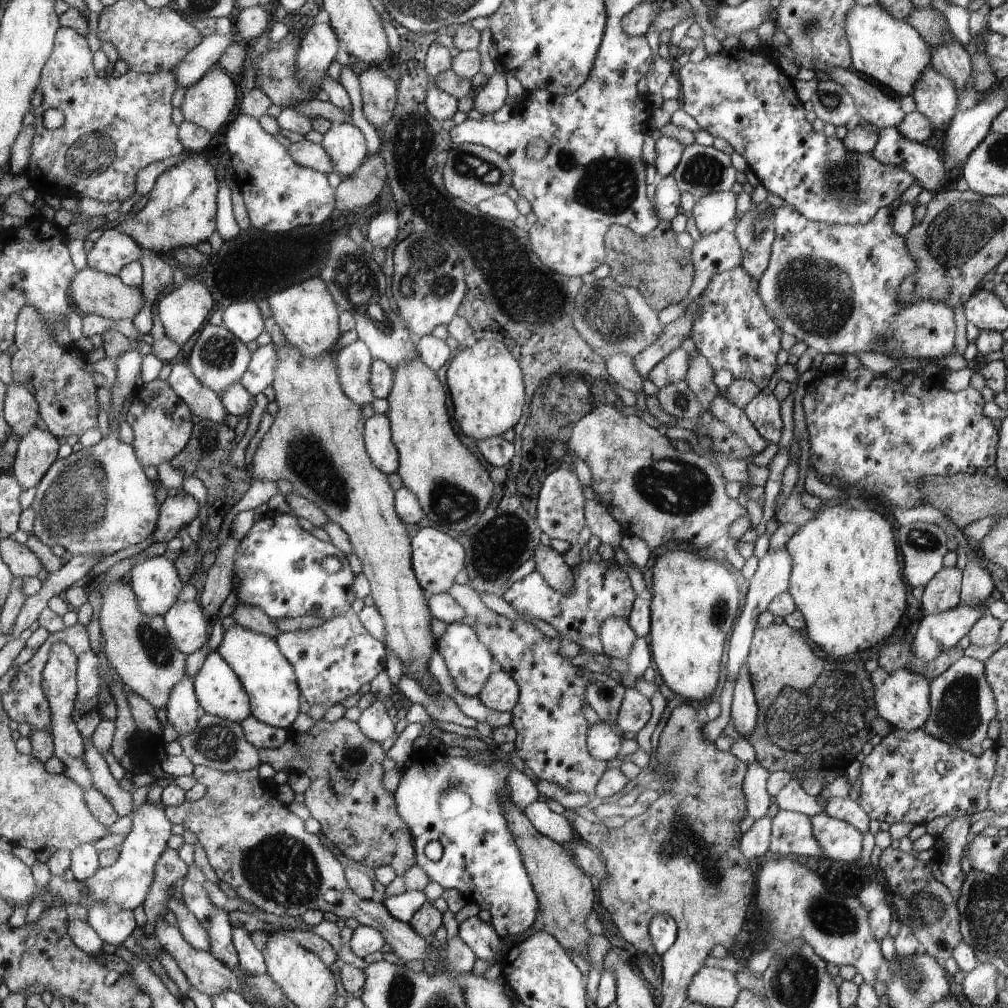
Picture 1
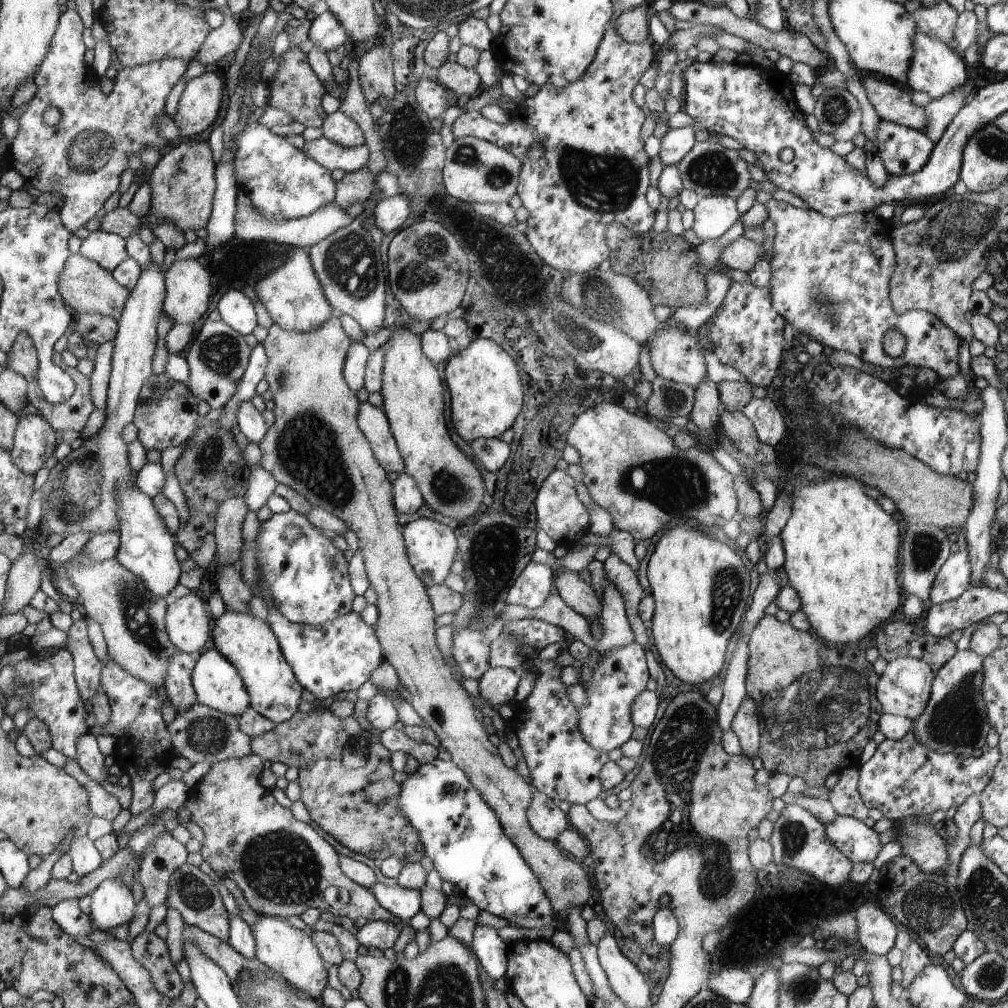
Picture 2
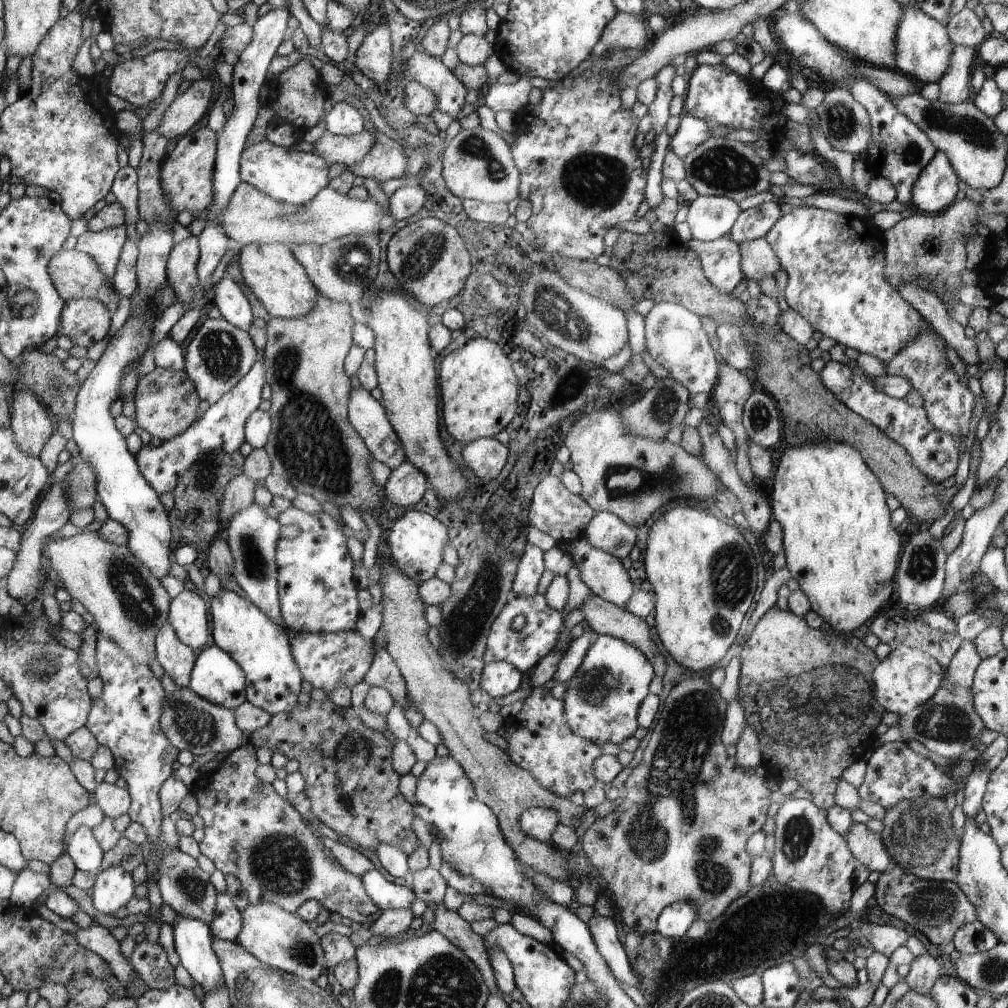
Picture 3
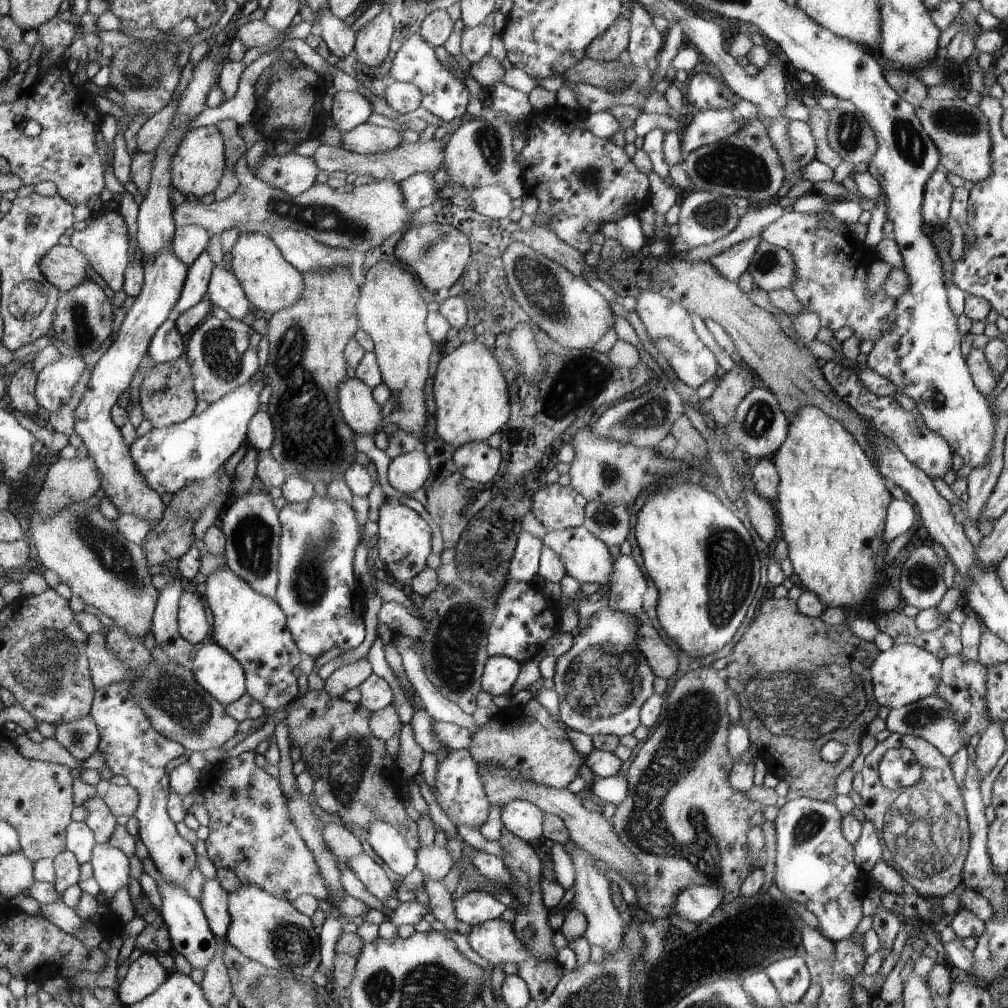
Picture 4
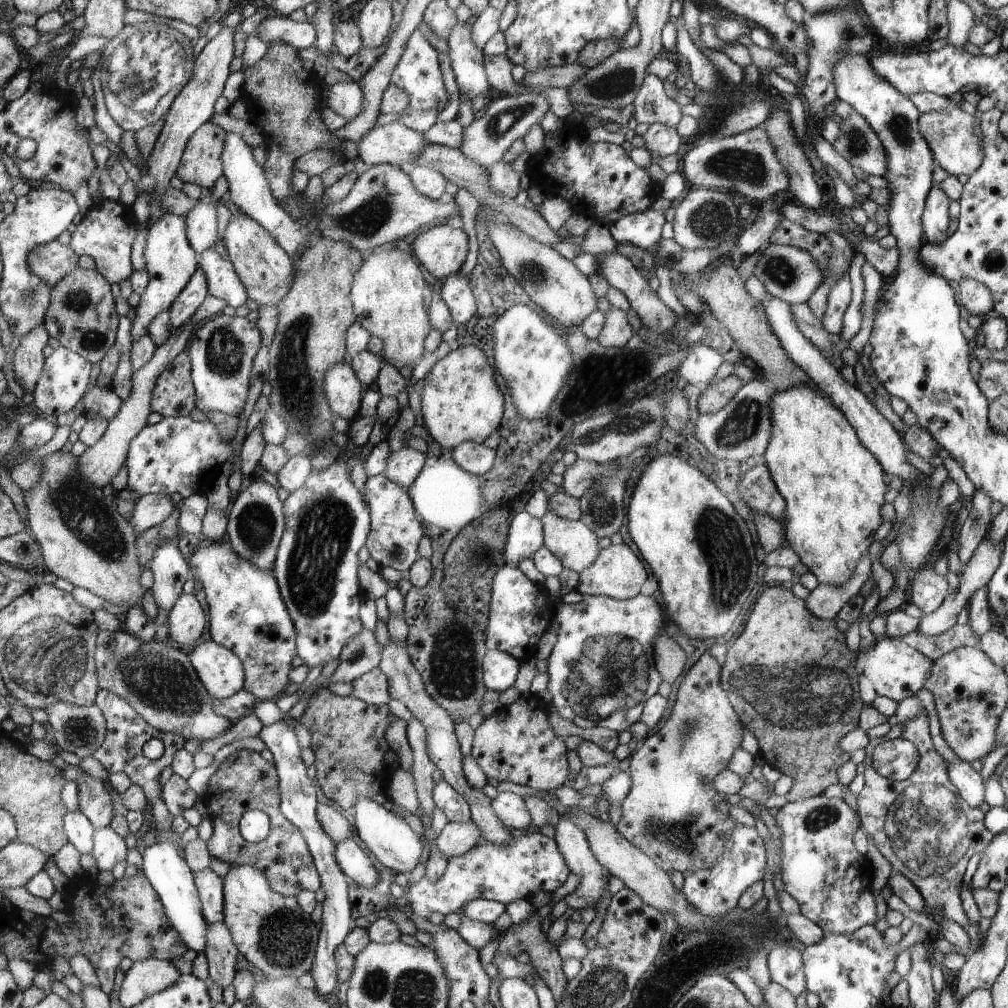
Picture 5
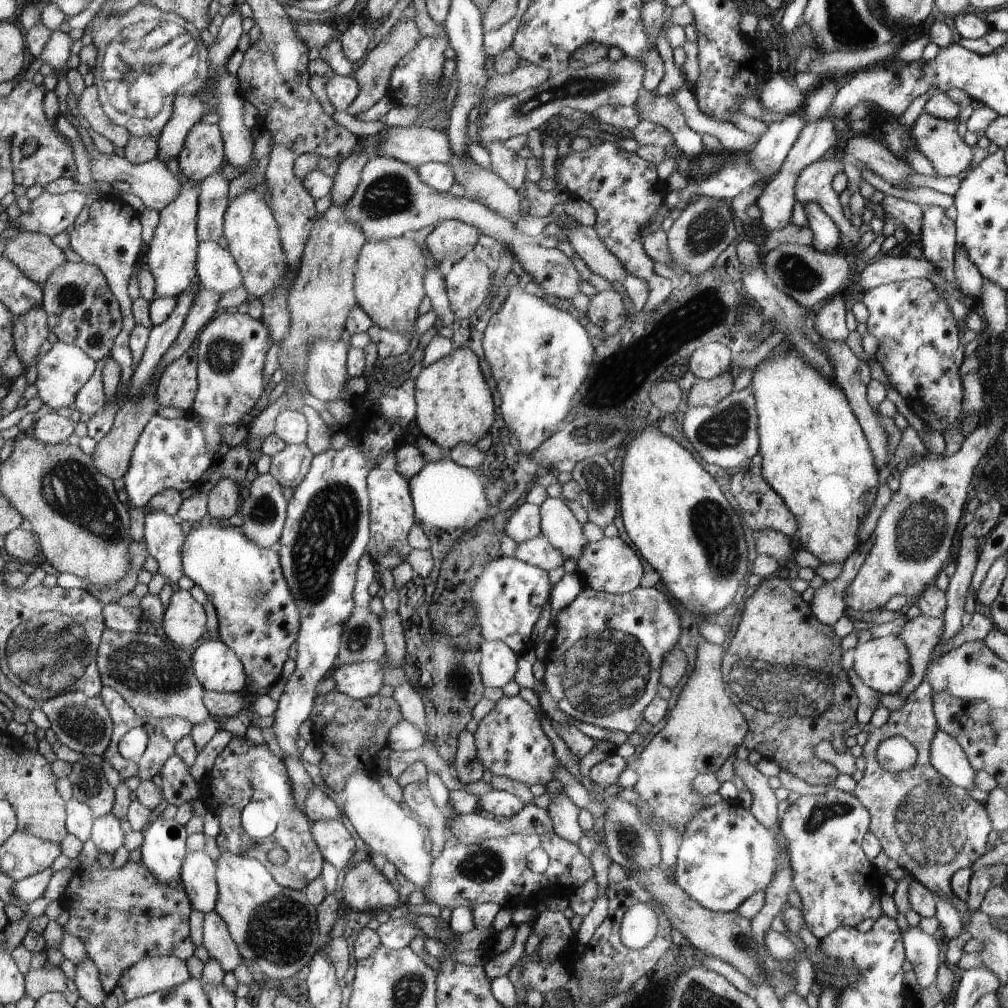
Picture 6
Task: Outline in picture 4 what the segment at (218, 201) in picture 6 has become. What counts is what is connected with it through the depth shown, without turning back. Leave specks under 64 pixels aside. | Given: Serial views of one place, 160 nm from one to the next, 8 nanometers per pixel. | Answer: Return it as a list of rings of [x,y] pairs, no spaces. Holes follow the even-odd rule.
[[[198,225],[186,227],[177,226],[176,236],[173,238],[173,253],[189,266],[205,251],[211,234]]]

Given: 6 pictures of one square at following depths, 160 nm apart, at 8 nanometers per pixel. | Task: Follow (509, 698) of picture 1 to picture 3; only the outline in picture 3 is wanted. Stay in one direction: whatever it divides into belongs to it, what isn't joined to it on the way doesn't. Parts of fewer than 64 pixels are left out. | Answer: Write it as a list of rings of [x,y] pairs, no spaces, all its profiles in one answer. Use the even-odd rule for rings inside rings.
[[[504,661],[485,664],[481,672],[480,690],[486,690],[491,698],[502,698],[520,688],[523,673]]]

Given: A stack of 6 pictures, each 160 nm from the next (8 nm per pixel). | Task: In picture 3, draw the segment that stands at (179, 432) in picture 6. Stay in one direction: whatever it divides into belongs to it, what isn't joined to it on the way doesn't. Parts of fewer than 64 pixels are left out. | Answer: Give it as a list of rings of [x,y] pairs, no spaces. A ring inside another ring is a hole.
[[[258,360],[246,373],[244,380],[234,386],[216,404],[210,405],[201,420],[195,422],[185,433],[164,442],[152,442],[142,446],[136,459],[141,473],[158,494],[172,492],[178,479],[195,464],[205,452],[227,449],[233,453],[245,442],[245,422],[251,412],[258,409],[262,399],[262,386],[266,384],[265,366]]]

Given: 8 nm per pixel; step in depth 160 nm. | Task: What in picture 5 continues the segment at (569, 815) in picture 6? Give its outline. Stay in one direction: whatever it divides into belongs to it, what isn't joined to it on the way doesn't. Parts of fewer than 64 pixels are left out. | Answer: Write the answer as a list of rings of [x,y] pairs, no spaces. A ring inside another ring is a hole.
[[[562,816],[561,821],[555,828],[555,838],[559,850],[564,855],[565,861],[569,866],[570,872],[580,876],[578,888],[565,896],[567,906],[574,911],[582,911],[588,905],[596,907],[596,904],[602,900],[604,890],[608,888],[609,878],[604,874],[603,866],[596,860],[594,854],[592,854],[585,830],[576,826],[576,823],[572,819],[568,819],[567,816]]]

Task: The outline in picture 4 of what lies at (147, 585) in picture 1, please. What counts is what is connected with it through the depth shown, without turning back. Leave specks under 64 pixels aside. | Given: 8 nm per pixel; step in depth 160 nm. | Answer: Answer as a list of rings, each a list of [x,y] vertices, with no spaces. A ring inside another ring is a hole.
[[[172,243],[165,246],[153,261],[143,263],[145,277],[135,303],[118,318],[117,328],[110,348],[98,359],[91,372],[86,390],[75,408],[74,432],[80,436],[100,479],[99,486],[120,515],[134,515],[150,523],[151,530],[164,516],[164,502],[157,491],[146,482],[132,457],[130,447],[124,442],[120,428],[113,421],[112,410],[120,395],[129,388],[130,381],[144,354],[148,353],[156,332],[170,316],[170,310],[180,300],[181,290],[189,274],[188,265],[174,253]]]

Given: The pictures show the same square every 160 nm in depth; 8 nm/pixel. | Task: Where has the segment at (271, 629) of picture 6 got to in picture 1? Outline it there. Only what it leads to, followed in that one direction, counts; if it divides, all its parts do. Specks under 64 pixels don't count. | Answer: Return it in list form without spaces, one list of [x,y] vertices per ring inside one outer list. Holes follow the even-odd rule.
[[[235,624],[223,634],[218,653],[233,667],[233,670],[238,670],[238,678],[242,678],[242,686],[250,690],[251,715],[268,726],[290,729],[290,724],[300,714],[300,689],[296,684],[292,665],[280,652],[274,638]]]

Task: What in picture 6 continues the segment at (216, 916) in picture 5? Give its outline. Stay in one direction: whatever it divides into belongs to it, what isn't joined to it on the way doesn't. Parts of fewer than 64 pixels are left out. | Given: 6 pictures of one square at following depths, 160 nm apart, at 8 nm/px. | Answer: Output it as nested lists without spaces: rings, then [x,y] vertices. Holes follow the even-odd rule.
[[[205,852],[186,855],[181,870],[181,885],[188,892],[194,910],[202,914],[215,910],[218,900],[217,868]]]

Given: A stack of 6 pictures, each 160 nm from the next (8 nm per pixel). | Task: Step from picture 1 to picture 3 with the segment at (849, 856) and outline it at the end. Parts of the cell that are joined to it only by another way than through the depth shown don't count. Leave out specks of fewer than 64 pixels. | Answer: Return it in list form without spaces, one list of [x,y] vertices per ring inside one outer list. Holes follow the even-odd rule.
[[[852,823],[850,832],[841,834],[849,844],[853,857],[871,872],[884,872],[892,856],[886,850],[880,833],[870,832],[864,823]]]

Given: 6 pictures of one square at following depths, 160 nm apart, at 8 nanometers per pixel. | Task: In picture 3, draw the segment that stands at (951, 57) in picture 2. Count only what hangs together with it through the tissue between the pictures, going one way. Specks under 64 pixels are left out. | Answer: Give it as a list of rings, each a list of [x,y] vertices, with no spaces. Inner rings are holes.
[[[915,2],[903,6],[903,17],[896,31],[896,70],[916,80],[919,84],[936,84],[949,71],[955,44],[949,39],[946,25],[930,18]]]

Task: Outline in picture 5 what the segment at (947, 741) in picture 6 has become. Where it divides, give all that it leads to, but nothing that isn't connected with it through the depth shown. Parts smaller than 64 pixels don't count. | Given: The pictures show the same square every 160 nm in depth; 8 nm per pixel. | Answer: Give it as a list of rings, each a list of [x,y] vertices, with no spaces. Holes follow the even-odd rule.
[[[969,762],[948,763],[949,777],[955,784],[960,796],[971,807],[978,807],[984,802],[984,780],[980,771],[976,771]]]

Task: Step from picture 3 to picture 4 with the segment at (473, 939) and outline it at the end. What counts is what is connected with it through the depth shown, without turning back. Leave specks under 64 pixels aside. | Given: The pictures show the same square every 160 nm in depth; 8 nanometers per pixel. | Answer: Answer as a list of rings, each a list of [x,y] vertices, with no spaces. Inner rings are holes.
[[[425,879],[425,892],[428,894],[430,913],[436,920],[444,924],[448,932],[458,932],[458,919],[451,894],[447,891],[443,881],[436,882]]]

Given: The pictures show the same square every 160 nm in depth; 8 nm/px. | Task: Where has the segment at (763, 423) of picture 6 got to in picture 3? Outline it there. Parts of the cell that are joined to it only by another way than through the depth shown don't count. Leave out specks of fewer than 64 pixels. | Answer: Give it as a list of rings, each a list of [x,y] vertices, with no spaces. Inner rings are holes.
[[[820,440],[788,447],[776,466],[774,485],[767,496],[774,518],[782,527],[785,567],[808,597],[811,610],[822,616],[824,628],[838,635],[850,635],[896,603],[894,572],[902,550],[900,535],[891,523],[886,491],[853,446]]]

